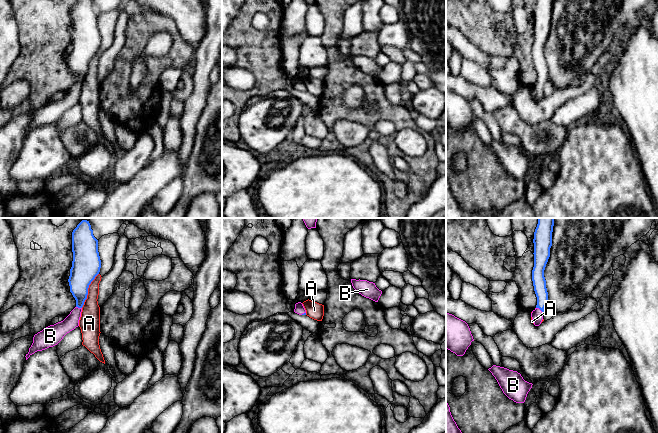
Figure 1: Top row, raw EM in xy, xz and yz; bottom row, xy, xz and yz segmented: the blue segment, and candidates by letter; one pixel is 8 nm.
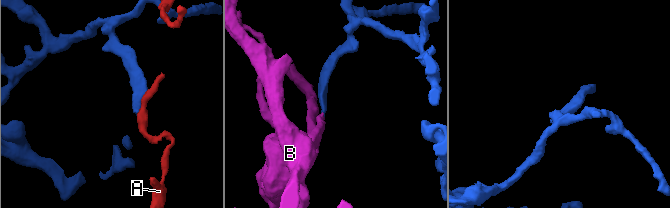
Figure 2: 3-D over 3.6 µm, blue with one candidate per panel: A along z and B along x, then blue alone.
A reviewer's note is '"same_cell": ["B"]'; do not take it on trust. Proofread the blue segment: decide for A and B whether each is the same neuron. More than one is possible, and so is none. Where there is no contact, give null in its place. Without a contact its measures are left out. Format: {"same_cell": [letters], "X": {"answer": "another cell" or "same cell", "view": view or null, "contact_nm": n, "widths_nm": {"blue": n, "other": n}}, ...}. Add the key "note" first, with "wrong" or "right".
{"note": "right", "same_cell": ["B"], "A": {"answer": "another cell", "view": "xy", "contact_nm": 320, "widths_nm": {"blue": 240, "other": 160}}, "B": {"answer": "same cell", "view": "yz", "contact_nm": 80, "widths_nm": {"blue": 110, "other": 100}}}

